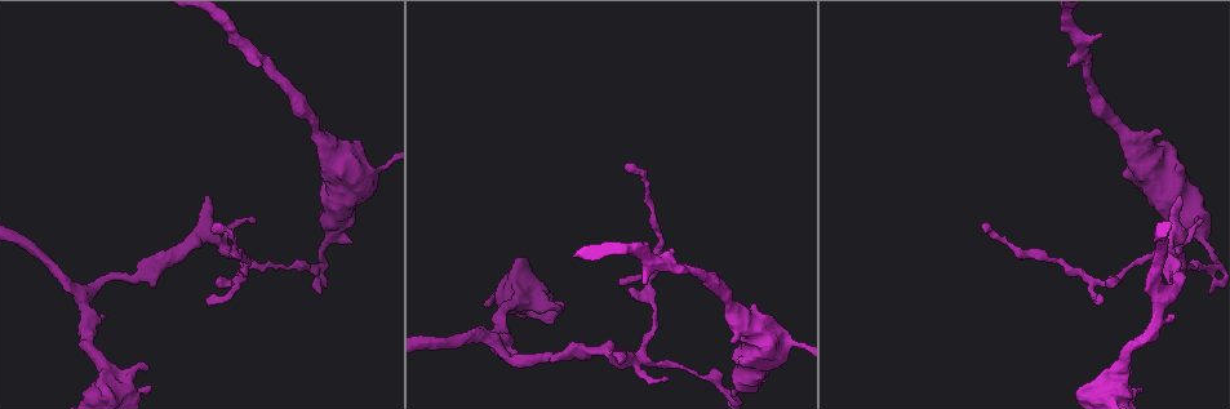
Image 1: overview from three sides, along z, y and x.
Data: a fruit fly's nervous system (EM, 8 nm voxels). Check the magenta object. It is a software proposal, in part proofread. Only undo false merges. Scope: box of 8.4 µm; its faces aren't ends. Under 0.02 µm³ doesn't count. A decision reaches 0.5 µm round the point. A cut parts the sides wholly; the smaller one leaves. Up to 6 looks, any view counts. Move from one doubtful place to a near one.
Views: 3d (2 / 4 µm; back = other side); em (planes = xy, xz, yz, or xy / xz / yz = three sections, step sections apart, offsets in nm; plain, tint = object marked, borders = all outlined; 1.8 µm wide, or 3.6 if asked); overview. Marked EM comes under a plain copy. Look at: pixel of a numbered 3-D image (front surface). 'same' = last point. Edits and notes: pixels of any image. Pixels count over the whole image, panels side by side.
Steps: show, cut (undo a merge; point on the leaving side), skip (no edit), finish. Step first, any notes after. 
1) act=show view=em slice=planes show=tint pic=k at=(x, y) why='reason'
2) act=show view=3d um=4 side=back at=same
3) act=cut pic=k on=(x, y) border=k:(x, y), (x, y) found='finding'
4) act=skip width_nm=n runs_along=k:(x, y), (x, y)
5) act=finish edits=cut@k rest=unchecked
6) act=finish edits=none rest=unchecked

act=show view=3d um=4 pic=1 at=(1161, 298) why='a fork'

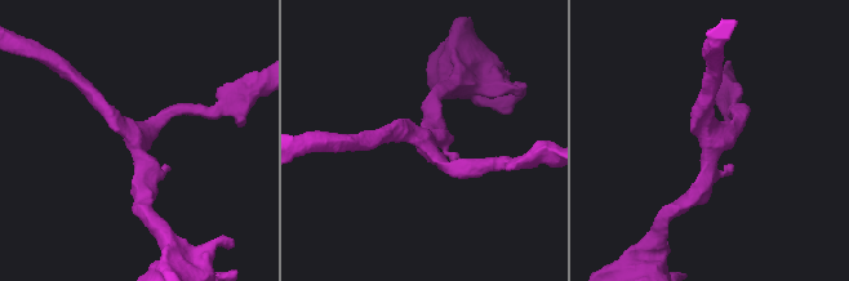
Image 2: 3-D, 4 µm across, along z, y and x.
act=show view=em slice=planes show=tint pic=2 at=(428, 145)

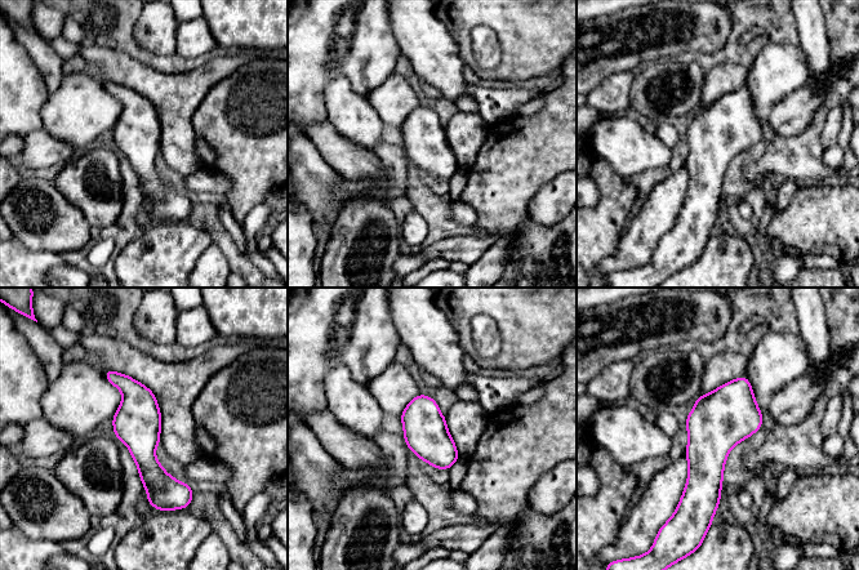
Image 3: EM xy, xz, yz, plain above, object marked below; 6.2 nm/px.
act=skip found='continuous, no second cell'

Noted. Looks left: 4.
act=show view=em slice=planes show=borders pic=1 at=(314, 123) why='narrows sharply'

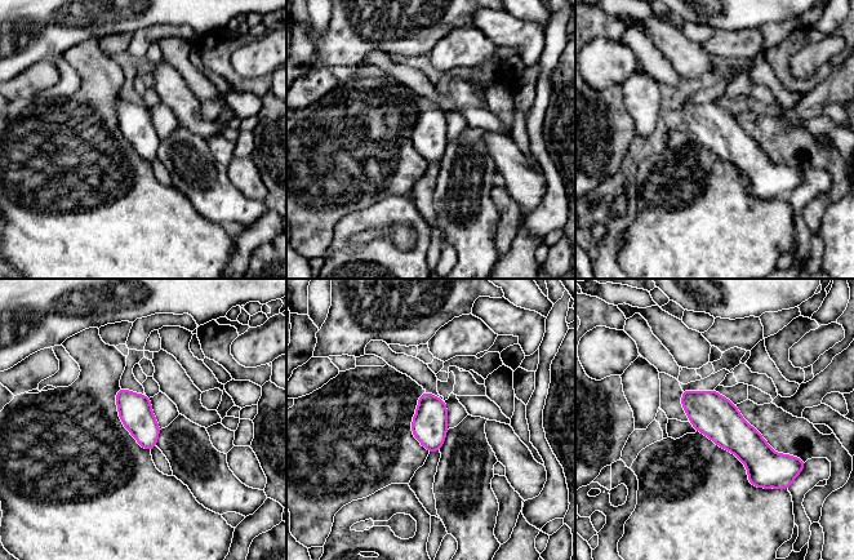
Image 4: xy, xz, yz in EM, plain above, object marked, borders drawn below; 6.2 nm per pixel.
act=skip runs_along=4:(685, 394), (765, 463), (786, 463) found='one cell here'

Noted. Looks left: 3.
act=show view=em slice=xy step=4 show=tint pic=1 at=(227, 251) why='calibre changes'

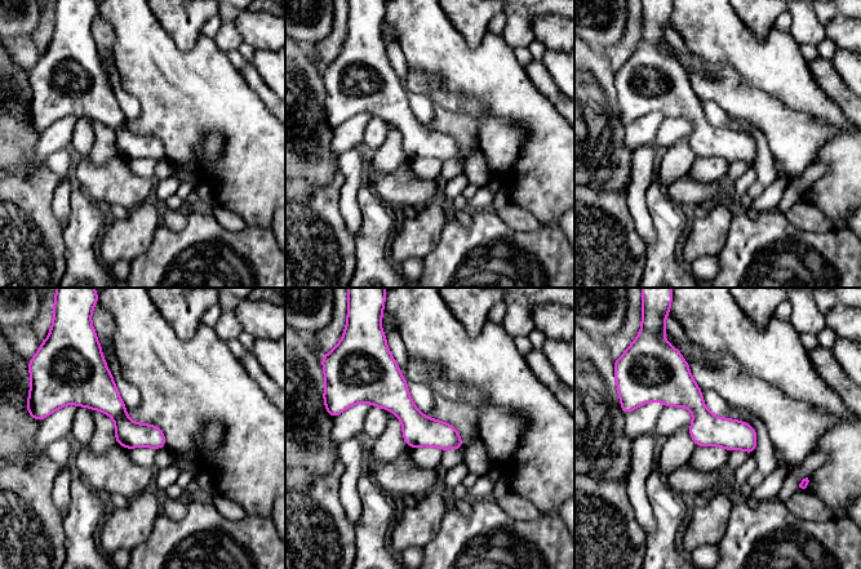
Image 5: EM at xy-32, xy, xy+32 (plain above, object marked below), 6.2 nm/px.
act=show view=em slice=planes show=tint at=same why='another direction'

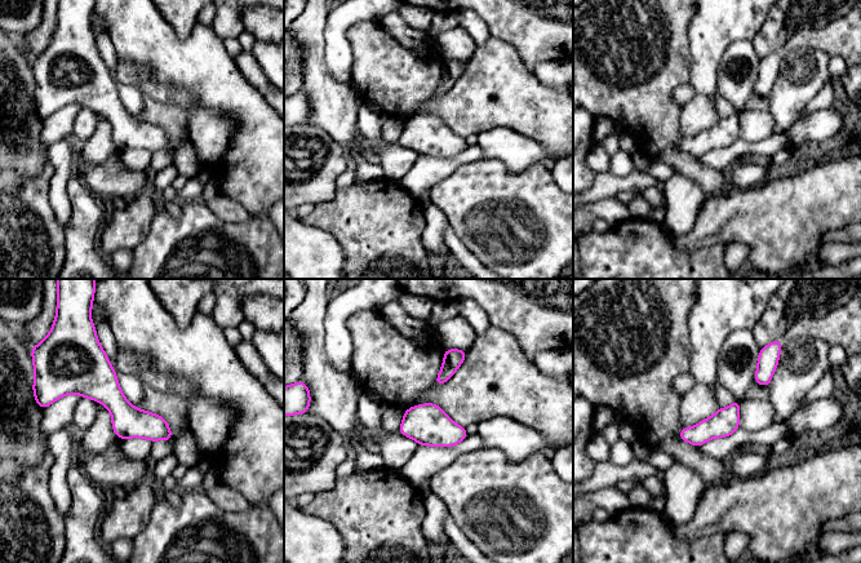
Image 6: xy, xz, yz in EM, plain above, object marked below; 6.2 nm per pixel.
act=skip runs_along=6:(100, 358), (100, 384), (168, 437) found='continuous, no second cell'

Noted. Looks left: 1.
act=finish edits=none rest=unchecked

